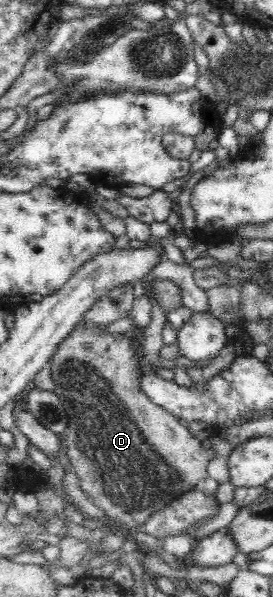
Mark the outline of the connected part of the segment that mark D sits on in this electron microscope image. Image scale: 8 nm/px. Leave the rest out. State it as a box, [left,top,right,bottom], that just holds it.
[34,320,215,549]

